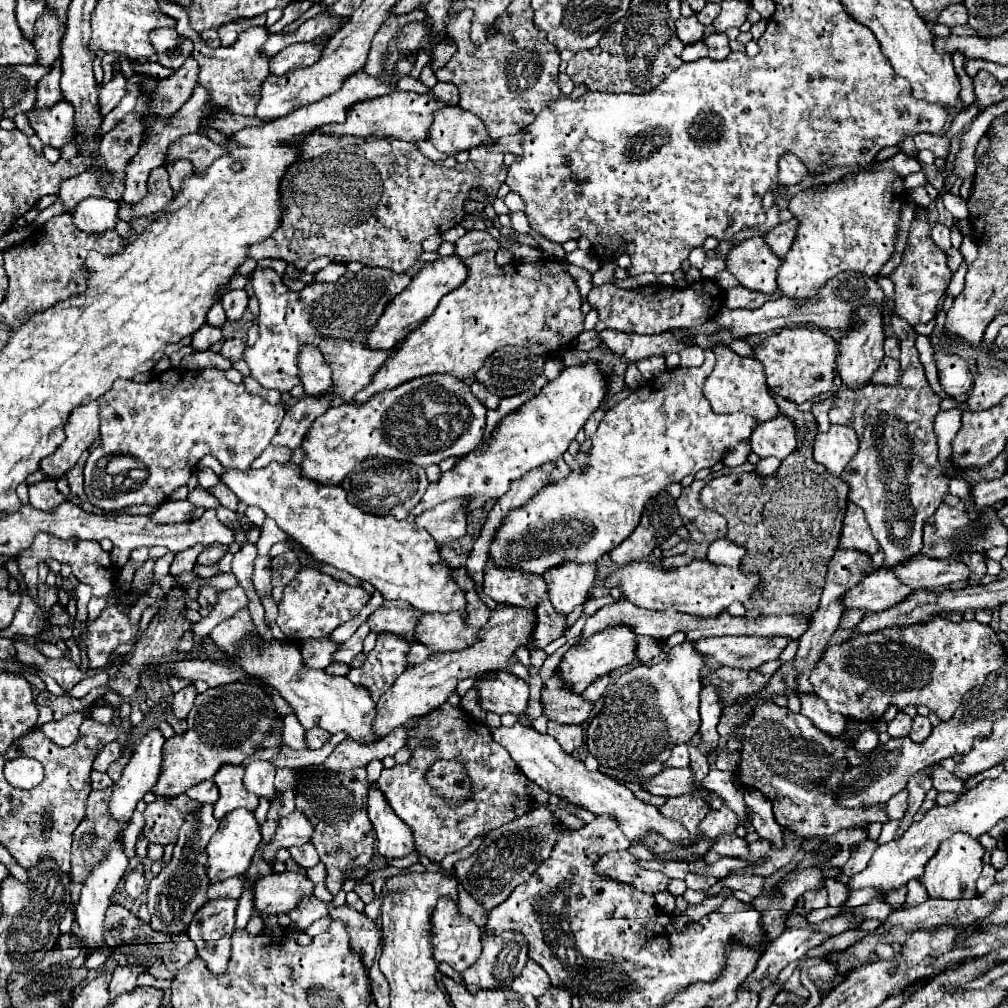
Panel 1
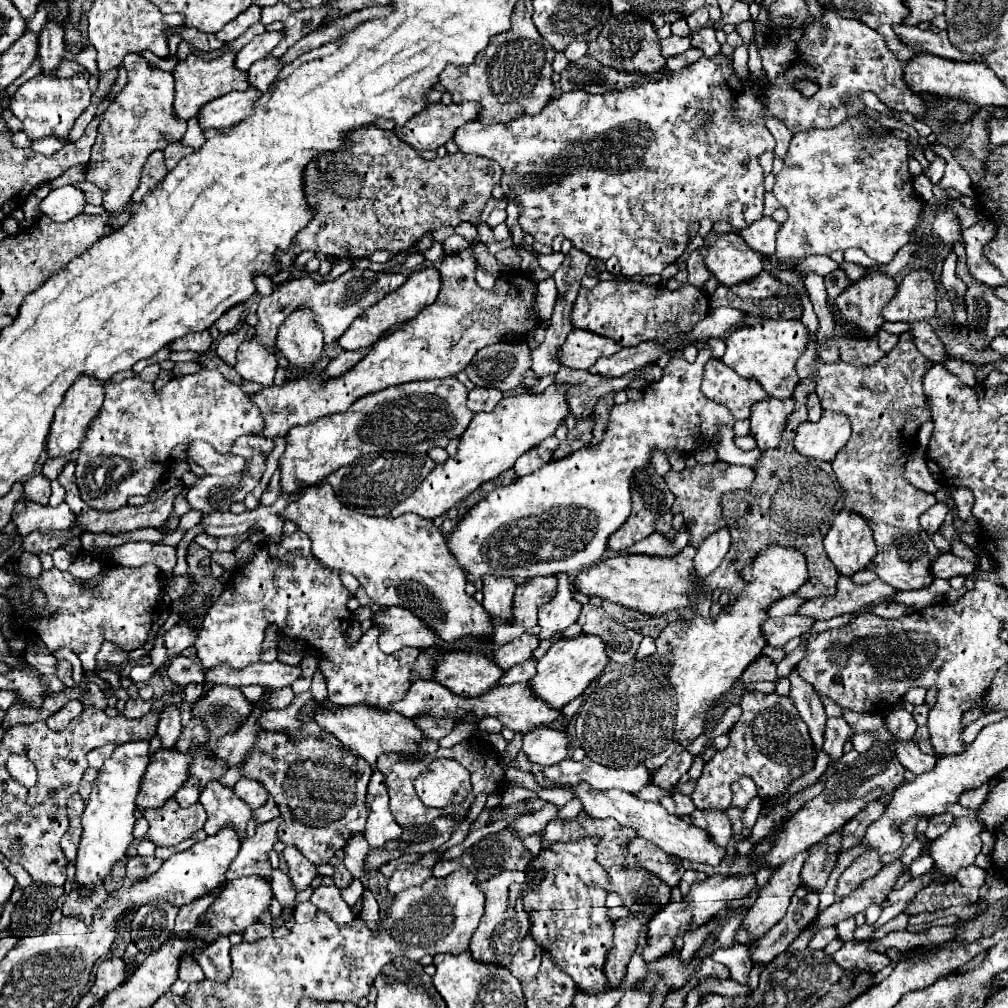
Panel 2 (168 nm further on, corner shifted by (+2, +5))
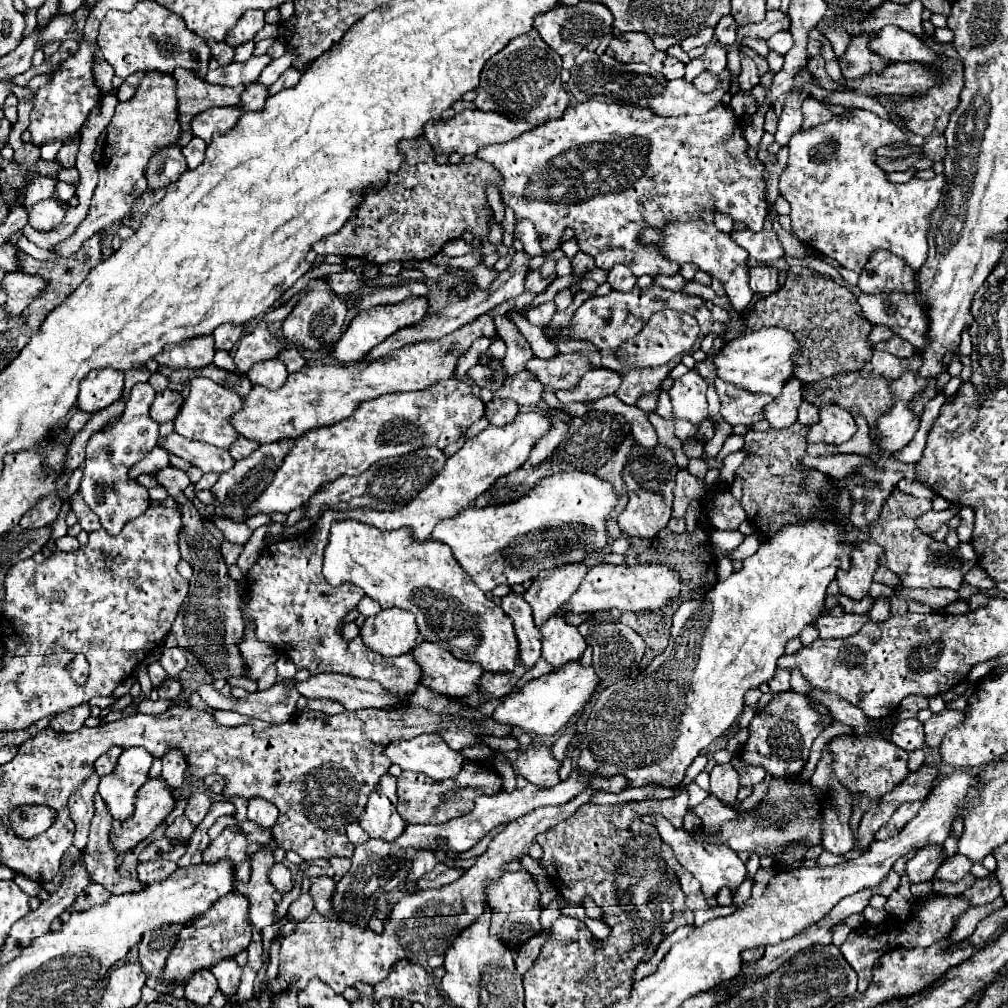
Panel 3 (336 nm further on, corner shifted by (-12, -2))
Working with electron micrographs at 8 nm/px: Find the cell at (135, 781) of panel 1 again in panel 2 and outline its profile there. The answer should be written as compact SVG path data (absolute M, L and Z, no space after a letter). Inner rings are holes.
M140 740L138 742L126 742L126 744L116 746L112 756L98 770L98 778L96 778L96 790L98 792L90 792L88 804L84 808L84 814L82 814L82 840L80 840L78 854L76 854L76 880L80 882L80 886L84 886L84 892L82 892L84 898L88 898L88 890L96 882L102 882L112 872L112 866L118 860L124 858L126 848L134 840L132 838L132 826L136 822L136 818L134 818L134 800L136 800L136 794L140 790L140 780L144 776L148 760L150 760L148 758L148 742L140 742Z

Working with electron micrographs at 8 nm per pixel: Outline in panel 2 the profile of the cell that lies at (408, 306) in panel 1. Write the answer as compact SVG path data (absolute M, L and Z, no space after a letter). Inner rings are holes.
M426 268L426 270L414 272L398 290L390 292L388 296L384 296L378 304L374 304L372 308L368 308L368 312L362 312L350 324L350 328L344 332L344 336L340 336L338 344L342 346L342 350L358 350L358 348L372 346L388 328L412 320L420 310L424 310L426 306L430 306L436 300L438 290L440 290L440 274L438 274L438 270Z

